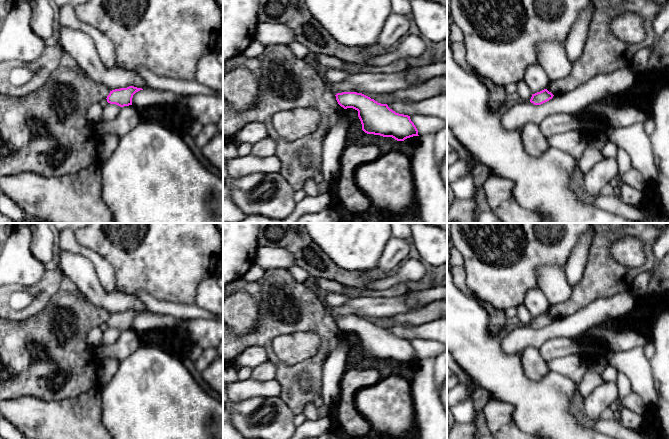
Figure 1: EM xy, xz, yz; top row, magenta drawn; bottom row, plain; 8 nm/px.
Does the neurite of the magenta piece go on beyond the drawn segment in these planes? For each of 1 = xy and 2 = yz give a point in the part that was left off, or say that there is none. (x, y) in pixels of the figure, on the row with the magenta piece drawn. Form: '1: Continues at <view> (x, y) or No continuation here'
1: No continuation here
2: No continuation here

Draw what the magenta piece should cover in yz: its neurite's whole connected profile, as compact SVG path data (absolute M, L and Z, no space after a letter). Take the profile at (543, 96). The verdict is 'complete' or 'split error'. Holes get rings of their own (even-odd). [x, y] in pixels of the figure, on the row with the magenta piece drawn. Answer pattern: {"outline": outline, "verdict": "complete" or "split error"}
{"outline": "M544 89L540 92L532 94L530 102L533 103L534 105L541 105L552 99L553 96L554 95L551 92L549 92L547 89Z", "verdict": "complete"}

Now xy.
{"outline": "M129 86L127 88L120 88L110 91L107 96L107 102L110 104L116 104L120 107L132 105L133 95L143 90L142 88L137 88L134 86Z", "verdict": "complete"}

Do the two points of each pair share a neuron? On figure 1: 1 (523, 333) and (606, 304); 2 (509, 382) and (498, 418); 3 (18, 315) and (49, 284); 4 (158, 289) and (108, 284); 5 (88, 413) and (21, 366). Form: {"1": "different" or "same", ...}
{"1": "same", "2": "different", "3": "same", "4": "different", "5": "different"}

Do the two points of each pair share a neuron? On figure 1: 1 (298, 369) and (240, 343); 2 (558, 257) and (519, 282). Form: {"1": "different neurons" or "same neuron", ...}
{"1": "same neuron", "2": "same neuron"}

